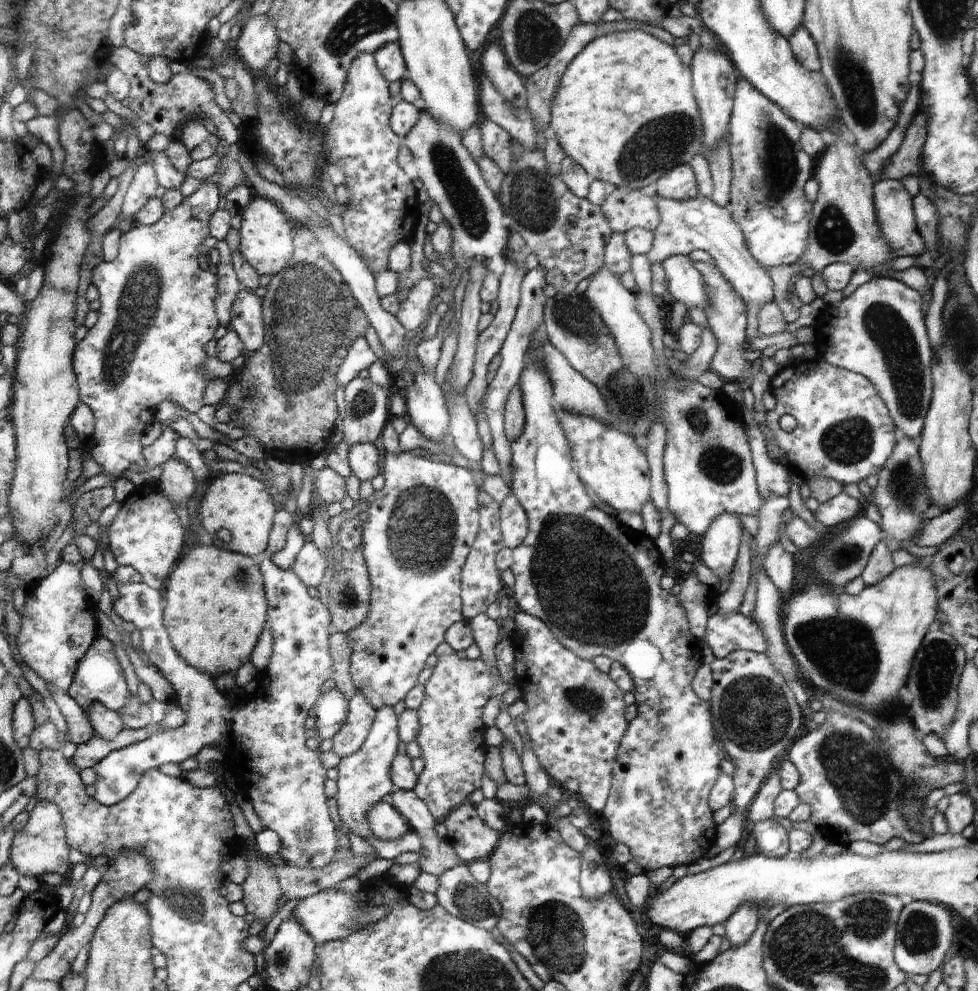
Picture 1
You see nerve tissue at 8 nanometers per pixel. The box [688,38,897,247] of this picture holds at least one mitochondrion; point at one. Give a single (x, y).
(780, 166)

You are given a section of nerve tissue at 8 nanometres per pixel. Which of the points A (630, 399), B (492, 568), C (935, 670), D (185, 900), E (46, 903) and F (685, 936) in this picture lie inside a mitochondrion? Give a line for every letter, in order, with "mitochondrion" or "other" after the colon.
A: mitochondrion
B: other
C: mitochondrion
D: mitochondrion
E: other
F: other

